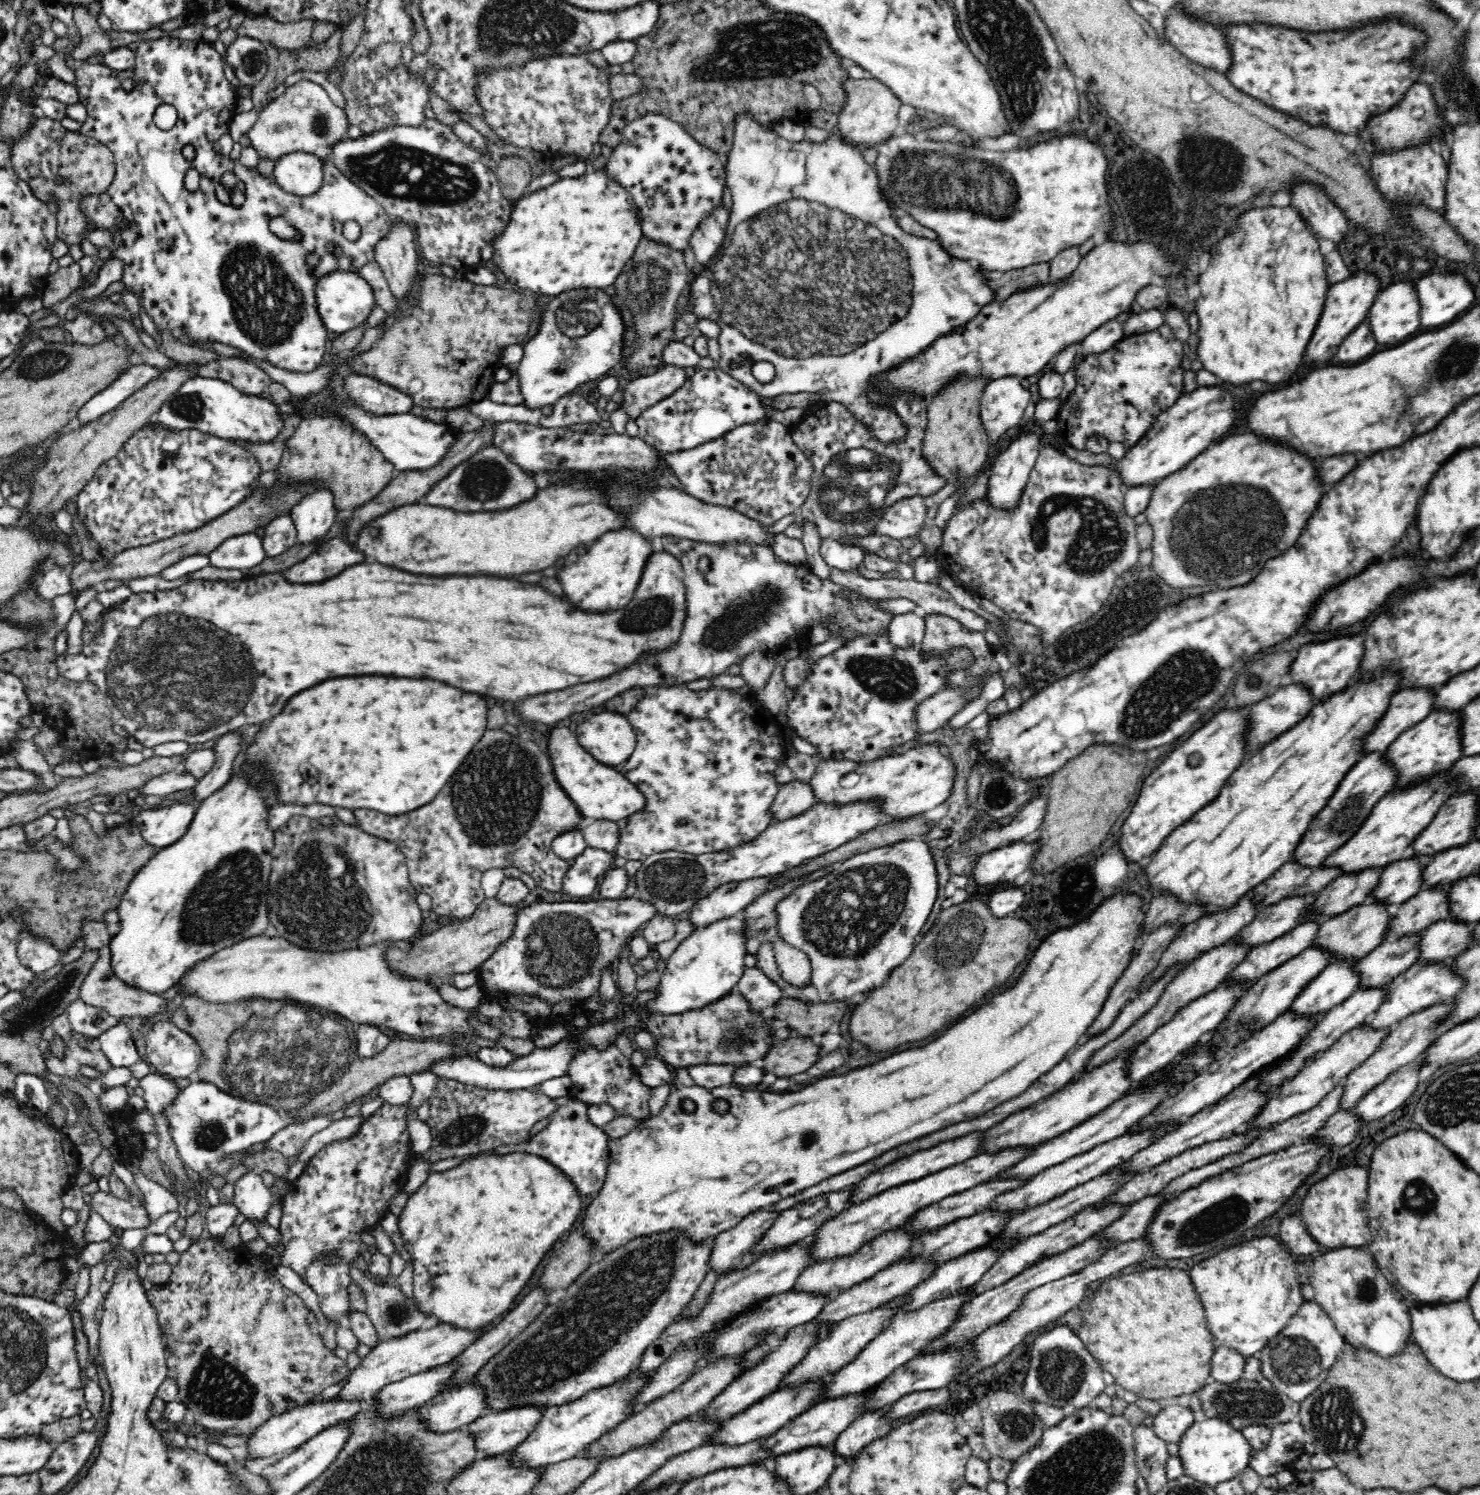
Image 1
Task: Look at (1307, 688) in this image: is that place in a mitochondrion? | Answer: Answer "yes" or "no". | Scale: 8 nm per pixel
no

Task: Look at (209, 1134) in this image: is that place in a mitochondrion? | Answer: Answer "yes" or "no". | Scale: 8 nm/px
yes

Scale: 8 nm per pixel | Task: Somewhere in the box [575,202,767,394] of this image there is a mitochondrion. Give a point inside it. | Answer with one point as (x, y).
(646, 290)

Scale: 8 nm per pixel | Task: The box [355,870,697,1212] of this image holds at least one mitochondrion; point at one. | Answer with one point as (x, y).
(559, 950)

